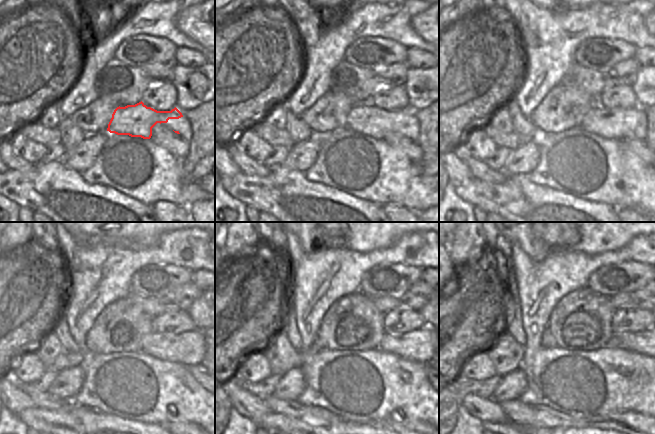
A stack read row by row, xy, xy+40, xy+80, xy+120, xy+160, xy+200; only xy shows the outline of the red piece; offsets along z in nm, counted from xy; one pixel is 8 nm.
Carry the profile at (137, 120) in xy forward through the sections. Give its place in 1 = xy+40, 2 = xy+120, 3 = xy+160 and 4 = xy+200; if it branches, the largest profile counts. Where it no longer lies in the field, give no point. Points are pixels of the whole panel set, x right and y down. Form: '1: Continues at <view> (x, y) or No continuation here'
1: Continues at xy+40 (366, 119)
2: Continues at xy+120 (188, 348)
3: Continues at xy+160 (418, 345)
4: Continues at xy+200 (642, 342)

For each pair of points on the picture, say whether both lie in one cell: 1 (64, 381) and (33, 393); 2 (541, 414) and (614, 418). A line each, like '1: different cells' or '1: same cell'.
1: different cells
2: same cell

